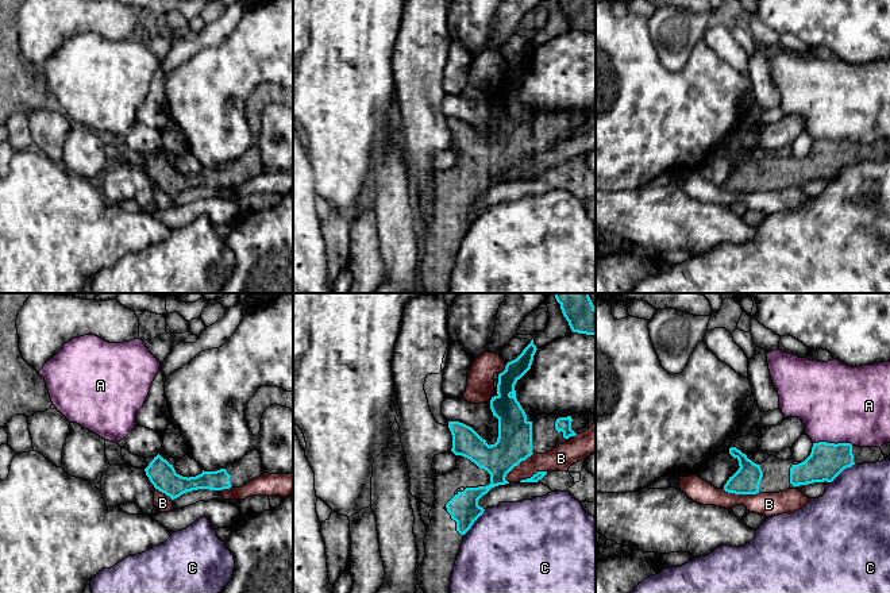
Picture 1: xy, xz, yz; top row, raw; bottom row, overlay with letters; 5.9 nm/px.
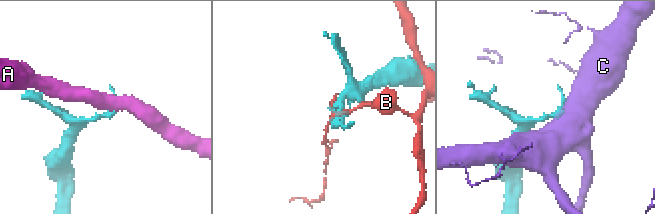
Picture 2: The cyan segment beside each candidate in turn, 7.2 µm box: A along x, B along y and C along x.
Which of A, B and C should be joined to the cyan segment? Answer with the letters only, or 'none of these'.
none of these

